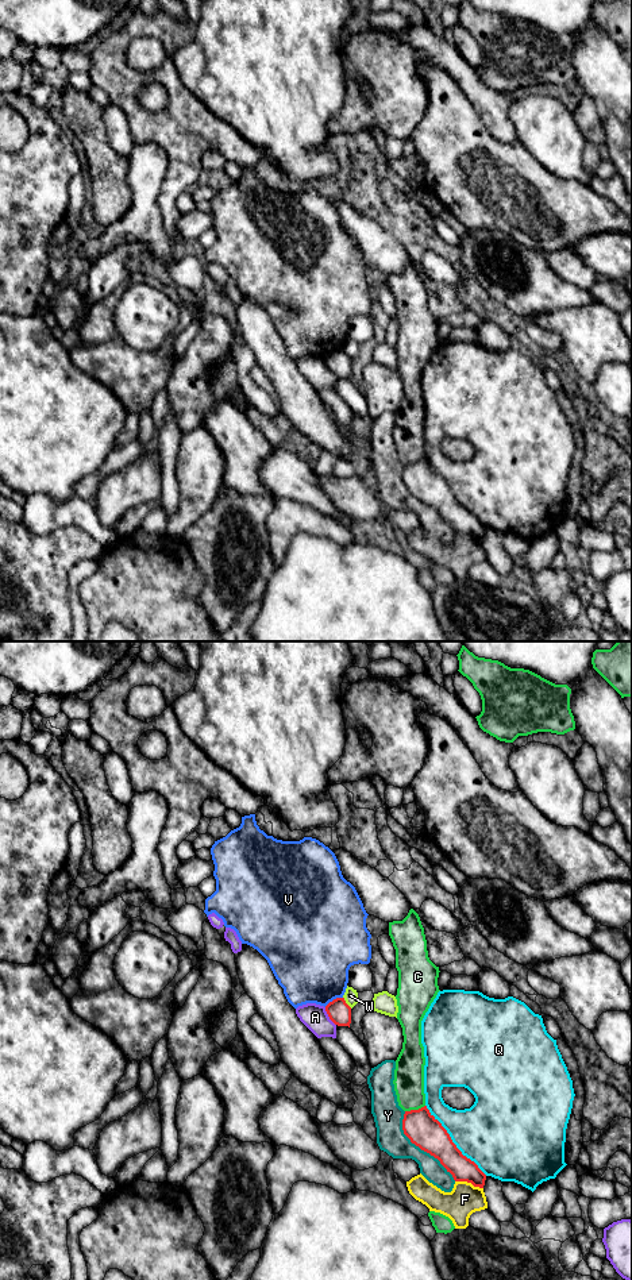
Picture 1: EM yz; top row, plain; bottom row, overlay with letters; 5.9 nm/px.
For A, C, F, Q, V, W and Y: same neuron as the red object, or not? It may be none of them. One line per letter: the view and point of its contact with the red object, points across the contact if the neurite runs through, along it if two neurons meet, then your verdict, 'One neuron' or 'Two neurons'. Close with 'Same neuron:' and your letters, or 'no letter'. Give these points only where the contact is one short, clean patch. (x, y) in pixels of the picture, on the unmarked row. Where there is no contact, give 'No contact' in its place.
A: Touches red at yz (328, 367). Two neurons
C: Touches red at yz (415, 462). Two neurons
F: Touches red at yz (469, 534). Two neurons
Q: Touches red at yz (451, 493). Two neurons
V: Touches red at yz (334, 351). Two neurons
W: Touches red at yz (345, 354). Boundary: yz (343, 349), (351, 359). Two neurons
Y: Touches red at yz (420, 500). Two neurons
Same neuron: no letter

